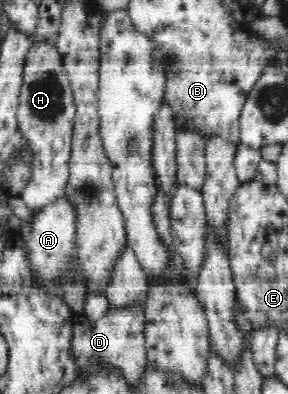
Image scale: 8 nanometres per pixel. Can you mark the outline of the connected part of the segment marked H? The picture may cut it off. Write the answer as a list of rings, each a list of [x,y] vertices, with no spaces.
[[[32,41],[30,53],[26,56],[22,87],[20,90],[19,106],[16,113],[18,128],[26,139],[29,148],[33,149],[34,173],[29,184],[21,193],[25,205],[34,211],[52,205],[66,195],[66,187],[70,177],[69,167],[72,149],[73,123],[76,114],[76,101],[71,90],[61,54],[53,42]]]

